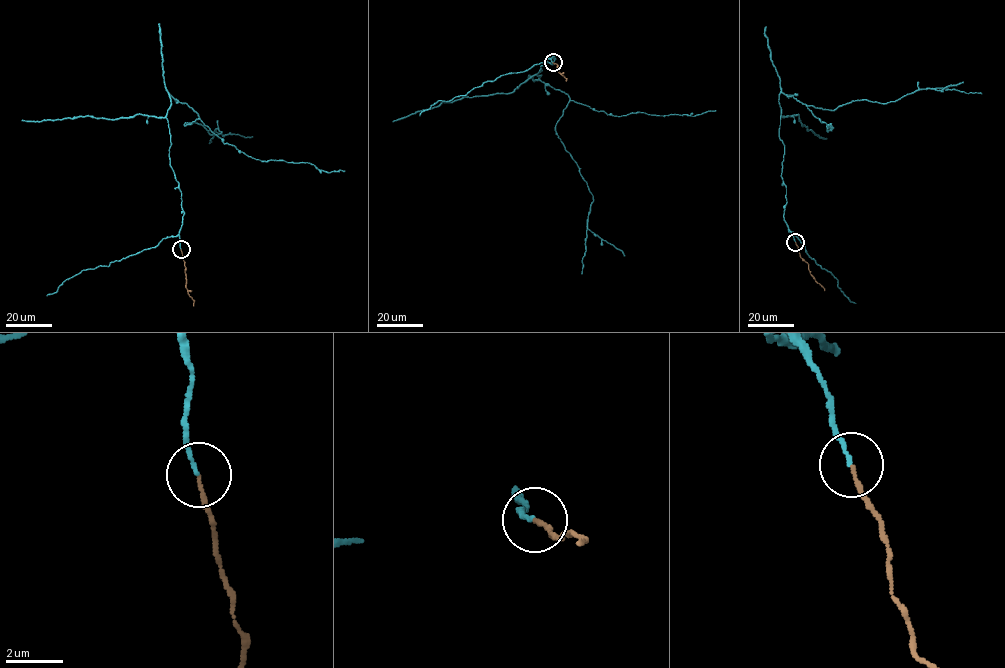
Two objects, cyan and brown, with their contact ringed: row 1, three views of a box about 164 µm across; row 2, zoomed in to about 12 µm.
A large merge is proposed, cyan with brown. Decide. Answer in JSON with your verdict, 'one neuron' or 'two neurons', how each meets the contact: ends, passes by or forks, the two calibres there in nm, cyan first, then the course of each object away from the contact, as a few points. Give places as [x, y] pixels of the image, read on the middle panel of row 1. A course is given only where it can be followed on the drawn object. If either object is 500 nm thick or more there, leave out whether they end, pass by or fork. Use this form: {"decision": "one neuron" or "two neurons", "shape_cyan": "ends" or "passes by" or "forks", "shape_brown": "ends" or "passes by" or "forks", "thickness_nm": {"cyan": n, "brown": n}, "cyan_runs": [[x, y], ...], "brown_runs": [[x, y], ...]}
{"decision": "one neuron", "shape_cyan": "ends", "shape_brown": "ends", "thickness_nm": {"cyan": 140, "brown": 130}, "cyan_runs": [[552, 62], [554, 56], [552, 65], [547, 62], [537, 74], [570, 98], [556, 134], [593, 197], [581, 273]], "brown_runs": [[552, 62], [566, 81]]}

